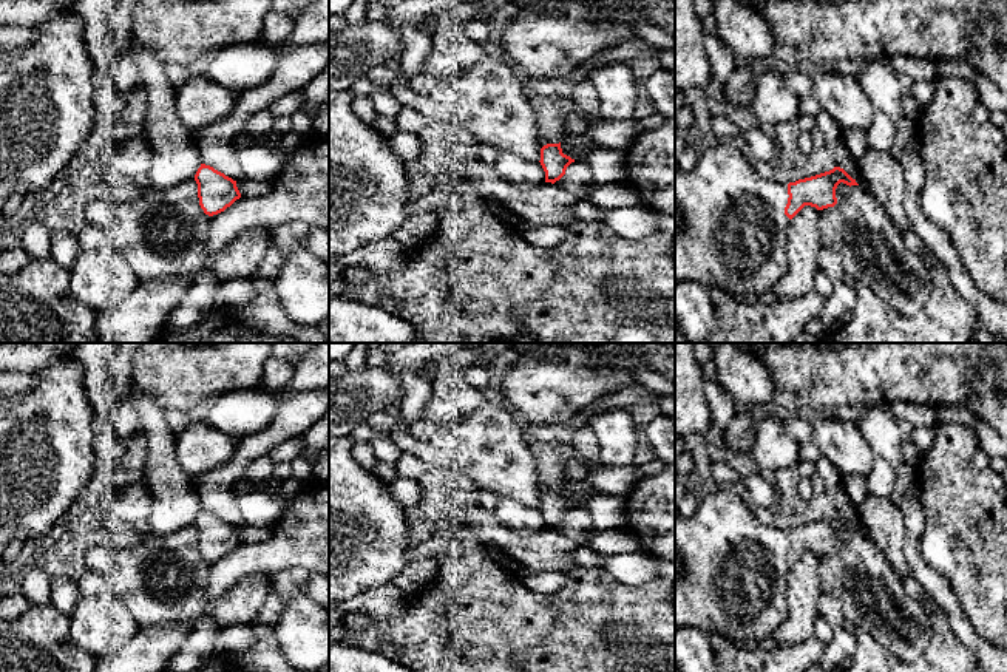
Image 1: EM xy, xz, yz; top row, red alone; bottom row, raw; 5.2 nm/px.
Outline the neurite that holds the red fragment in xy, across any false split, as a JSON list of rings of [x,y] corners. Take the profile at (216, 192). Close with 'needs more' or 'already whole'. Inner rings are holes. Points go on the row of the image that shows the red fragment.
[[[201,164],[195,181],[198,184],[199,205],[209,216],[224,212],[241,198],[236,181],[210,165]]]; already whole

